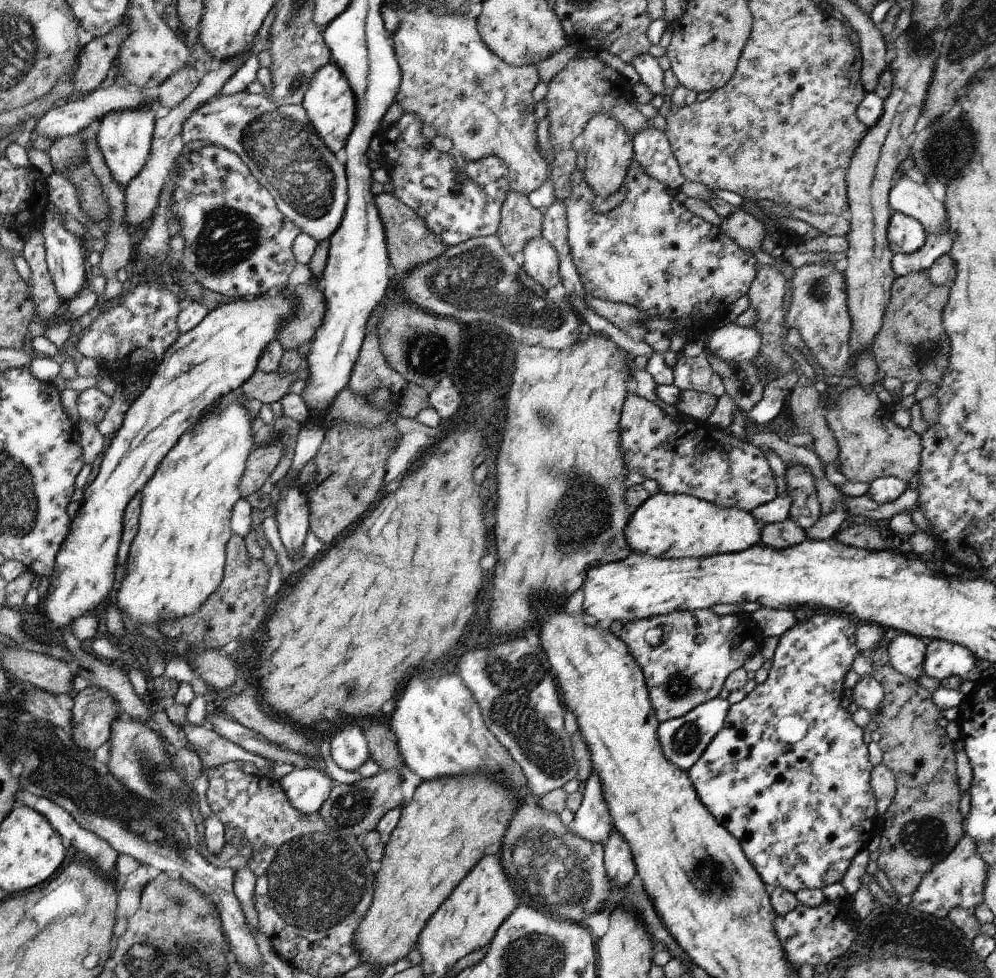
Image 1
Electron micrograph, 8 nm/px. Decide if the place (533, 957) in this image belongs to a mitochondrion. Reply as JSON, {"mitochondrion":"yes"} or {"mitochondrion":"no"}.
{"mitochondrion":"yes"}

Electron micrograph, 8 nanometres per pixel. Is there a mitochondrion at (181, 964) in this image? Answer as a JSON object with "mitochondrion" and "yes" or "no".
{"mitochondrion":"yes"}

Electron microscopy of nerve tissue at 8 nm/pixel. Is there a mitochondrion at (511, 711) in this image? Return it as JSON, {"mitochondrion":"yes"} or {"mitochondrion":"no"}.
{"mitochondrion":"yes"}

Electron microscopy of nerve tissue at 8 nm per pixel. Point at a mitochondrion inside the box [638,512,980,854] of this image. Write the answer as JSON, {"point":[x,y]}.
{"point":[680,683]}

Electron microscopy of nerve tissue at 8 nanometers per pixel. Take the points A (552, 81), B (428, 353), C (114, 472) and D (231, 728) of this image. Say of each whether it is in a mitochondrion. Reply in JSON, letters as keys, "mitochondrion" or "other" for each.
{"A":"other","B":"mitochondrion","C":"other","D":"other"}

